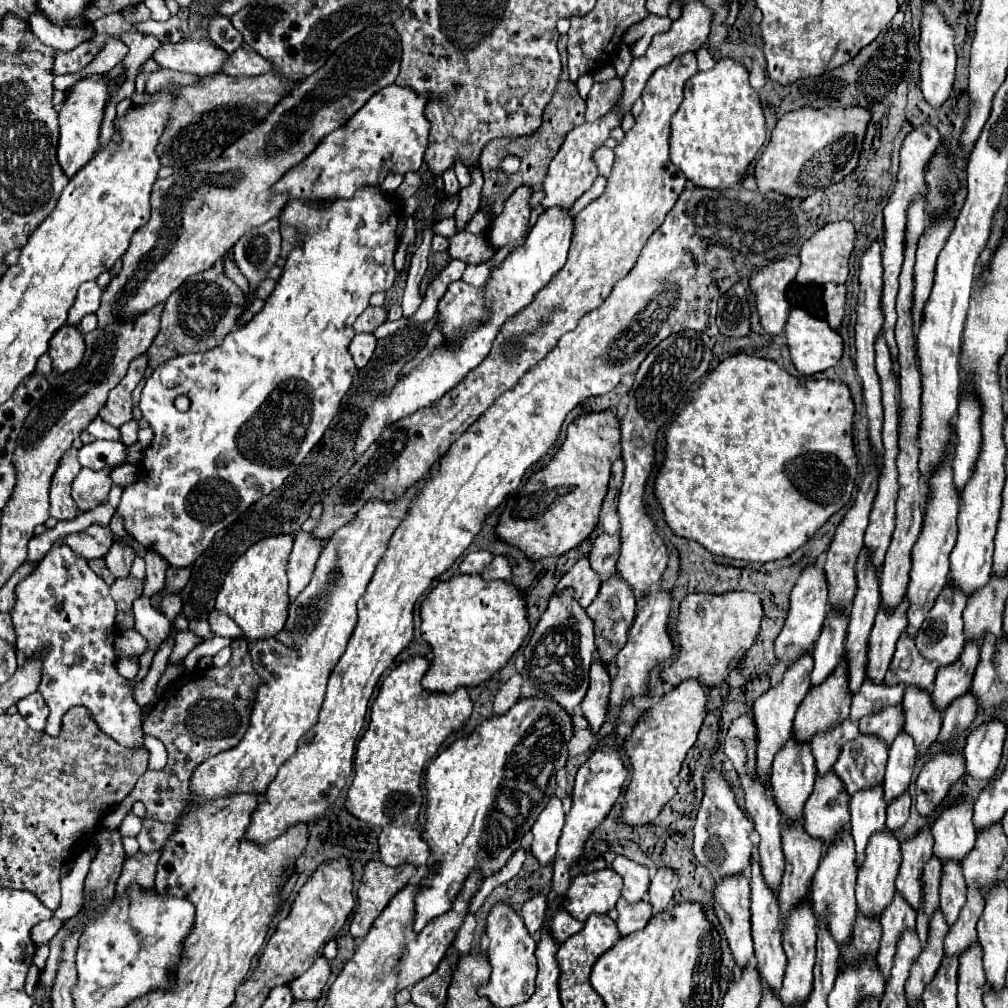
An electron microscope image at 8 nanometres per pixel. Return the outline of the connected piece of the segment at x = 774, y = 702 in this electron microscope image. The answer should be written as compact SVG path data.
M804 653L800 659L796 659L794 663L788 665L782 681L776 687L770 687L764 695L760 695L754 701L752 711L754 711L754 721L756 721L756 727L758 727L758 777L764 783L768 783L768 769L772 767L774 755L784 745L784 741L790 739L790 735L792 735L794 713L796 713L800 701L806 697L806 693L810 689L812 665L814 665L814 659L810 657L810 653Z

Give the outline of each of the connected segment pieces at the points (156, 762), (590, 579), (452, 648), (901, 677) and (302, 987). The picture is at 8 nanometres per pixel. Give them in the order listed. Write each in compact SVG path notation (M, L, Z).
M146 735L146 749L150 753L150 759L148 759L148 769L162 769L166 765L166 749L162 745L162 741Z
M582 557L576 561L576 565L558 581L554 595L562 593L564 589L574 591L574 599L580 603L580 607L588 607L600 589L600 577L598 573L592 573L592 567L588 565L588 559Z
M456 575L448 581L440 581L420 605L422 637L432 647L430 669L422 679L422 687L428 693L454 693L458 687L476 687L500 671L508 659L520 649L522 641L530 633L526 619L526 601L518 595L516 587L506 581L484 581L478 575Z
M902 633L884 683L896 685L904 681L906 685L918 685L930 689L936 679L938 667L940 665L936 665L936 661L930 661L924 655L920 655L920 651L914 645L914 639L908 637L908 633Z
M320 957L304 975L290 983L294 1001L316 1001L330 977L330 963Z

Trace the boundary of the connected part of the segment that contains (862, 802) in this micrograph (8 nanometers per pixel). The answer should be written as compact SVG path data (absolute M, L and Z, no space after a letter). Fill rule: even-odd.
M874 785L874 787L868 787L868 789L862 789L862 791L856 791L852 797L850 797L850 815L852 815L852 821L850 821L850 833L854 837L854 843L856 843L856 861L860 865L860 861L864 859L864 849L866 849L866 843L868 843L868 837L876 831L884 831L884 821L886 821L886 801L884 801L884 789L882 785Z

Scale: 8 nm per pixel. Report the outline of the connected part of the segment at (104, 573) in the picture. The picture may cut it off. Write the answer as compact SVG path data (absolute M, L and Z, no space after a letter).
M104 558L92 559L88 561L88 565L106 582L107 585L111 586L116 580L116 578L111 575L110 571L108 571L107 567L105 566Z

